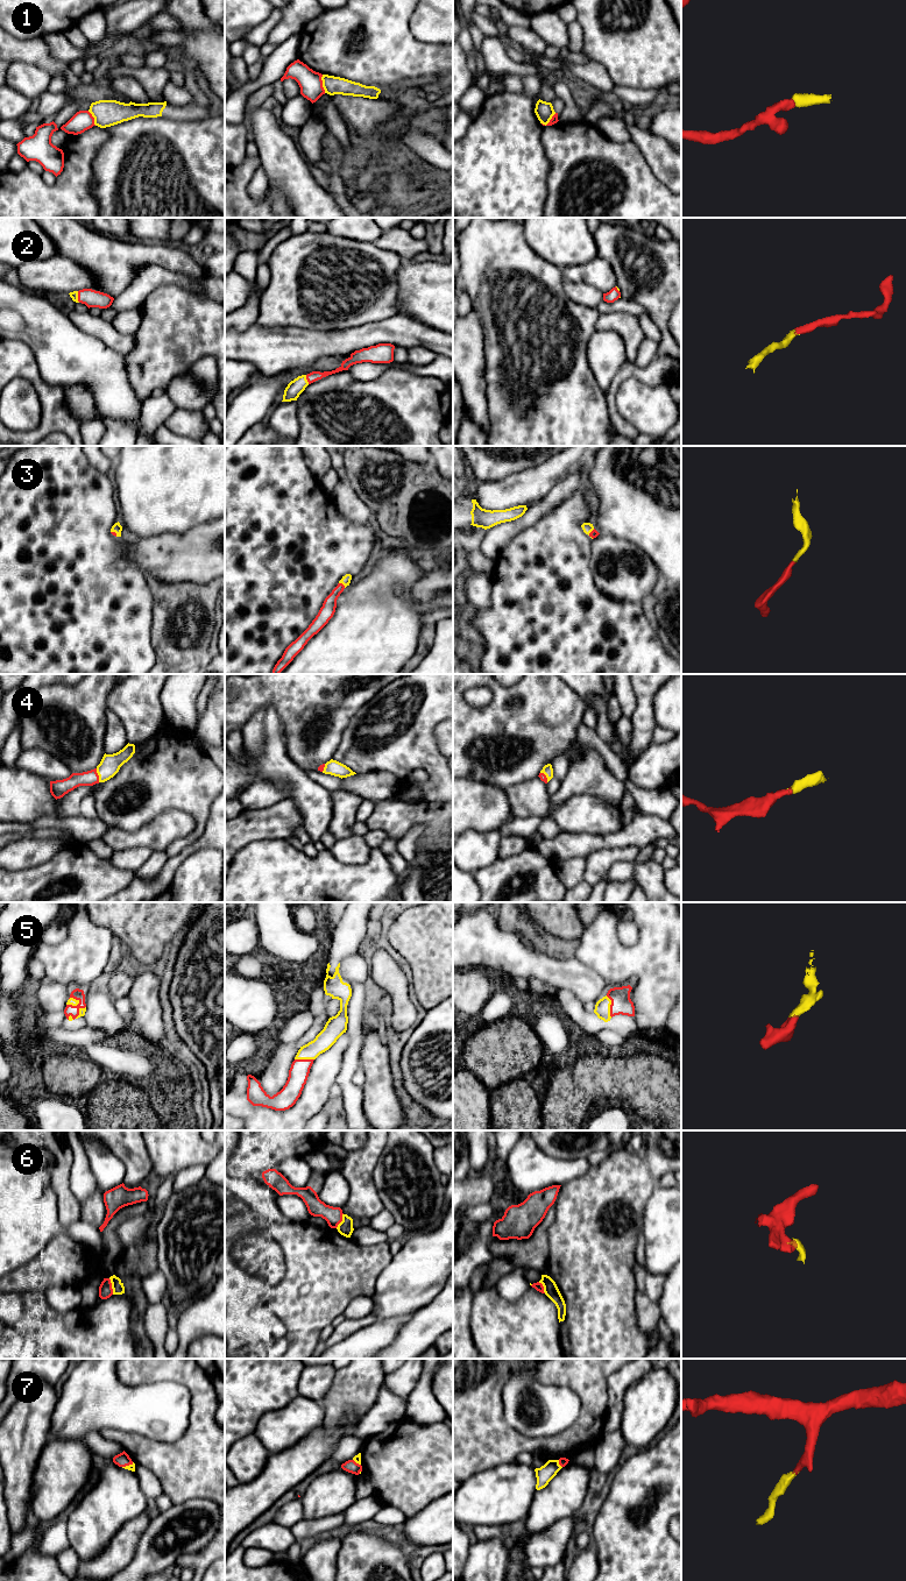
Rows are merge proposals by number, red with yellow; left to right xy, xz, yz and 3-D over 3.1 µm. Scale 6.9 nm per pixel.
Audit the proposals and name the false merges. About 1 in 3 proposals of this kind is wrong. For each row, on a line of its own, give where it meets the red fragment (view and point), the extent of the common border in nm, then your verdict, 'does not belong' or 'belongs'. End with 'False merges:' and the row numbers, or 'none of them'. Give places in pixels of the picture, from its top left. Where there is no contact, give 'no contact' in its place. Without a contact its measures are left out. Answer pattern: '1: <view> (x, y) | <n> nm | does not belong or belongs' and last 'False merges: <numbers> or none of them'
1: xz (321, 84) | 130 nm | does not belong
2: xz (306, 378) | 70 nm | belongs
3: xz (342, 585) | 60 nm | belongs
4: xy (98, 775) | 100 nm | belongs
5: yz (610, 1006) | 160 nm | belongs
6: xy (111, 1287) | 120 nm | does not belong
7: xy (127, 1465) | 90 nm | belongs
False merges: 1, 6

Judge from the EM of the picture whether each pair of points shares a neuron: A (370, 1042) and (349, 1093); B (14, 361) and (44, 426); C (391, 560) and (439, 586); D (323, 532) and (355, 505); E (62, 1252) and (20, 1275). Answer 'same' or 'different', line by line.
A: different
B: same
C: different
D: different
E: same

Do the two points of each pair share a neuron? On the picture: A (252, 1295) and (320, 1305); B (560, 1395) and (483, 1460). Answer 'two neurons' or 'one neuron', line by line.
A: one neuron
B: two neurons

